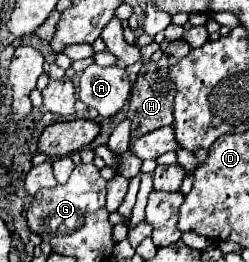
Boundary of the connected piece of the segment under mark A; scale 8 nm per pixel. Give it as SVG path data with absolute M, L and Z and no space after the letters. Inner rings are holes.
M89 65L79 79L79 99L101 117L113 117L121 111L131 93L131 81L125 69Z

